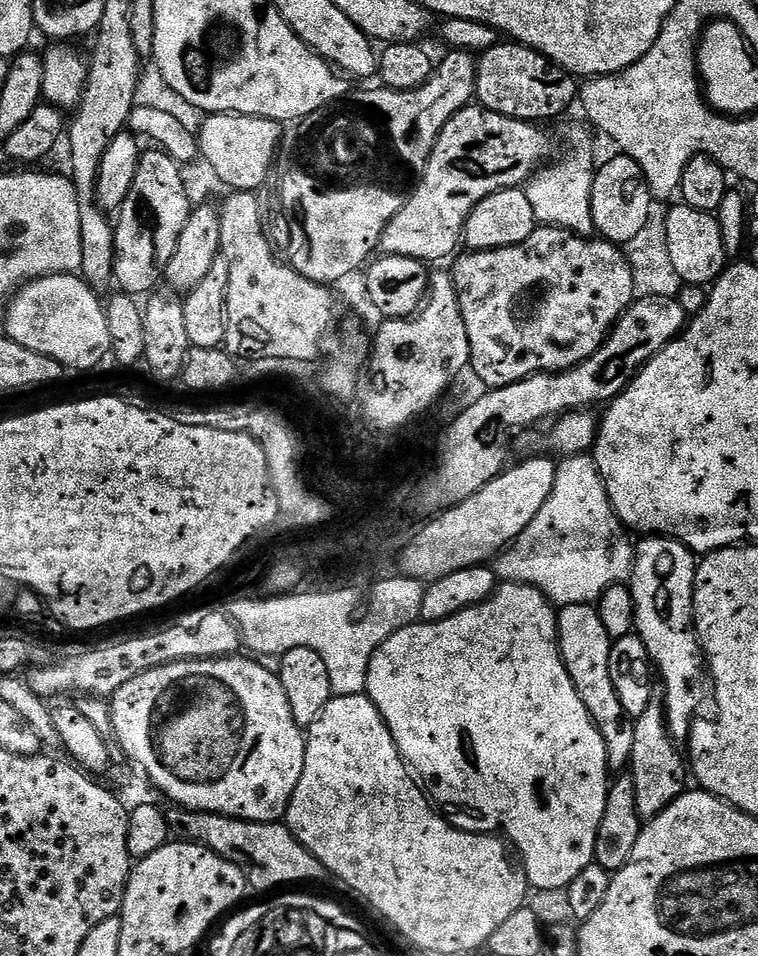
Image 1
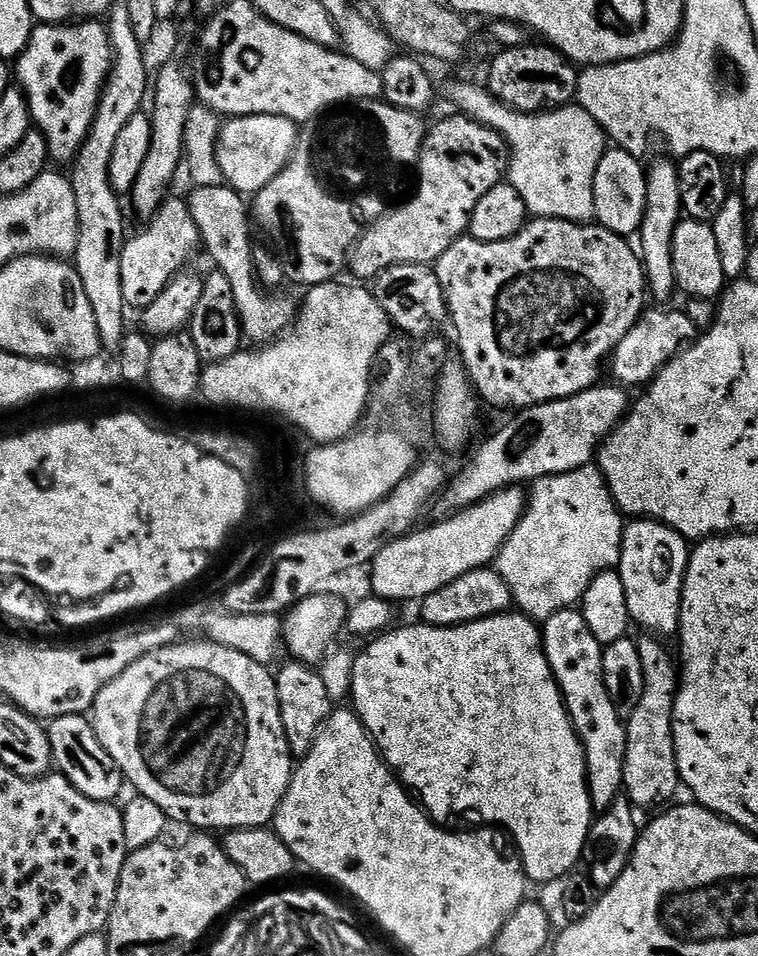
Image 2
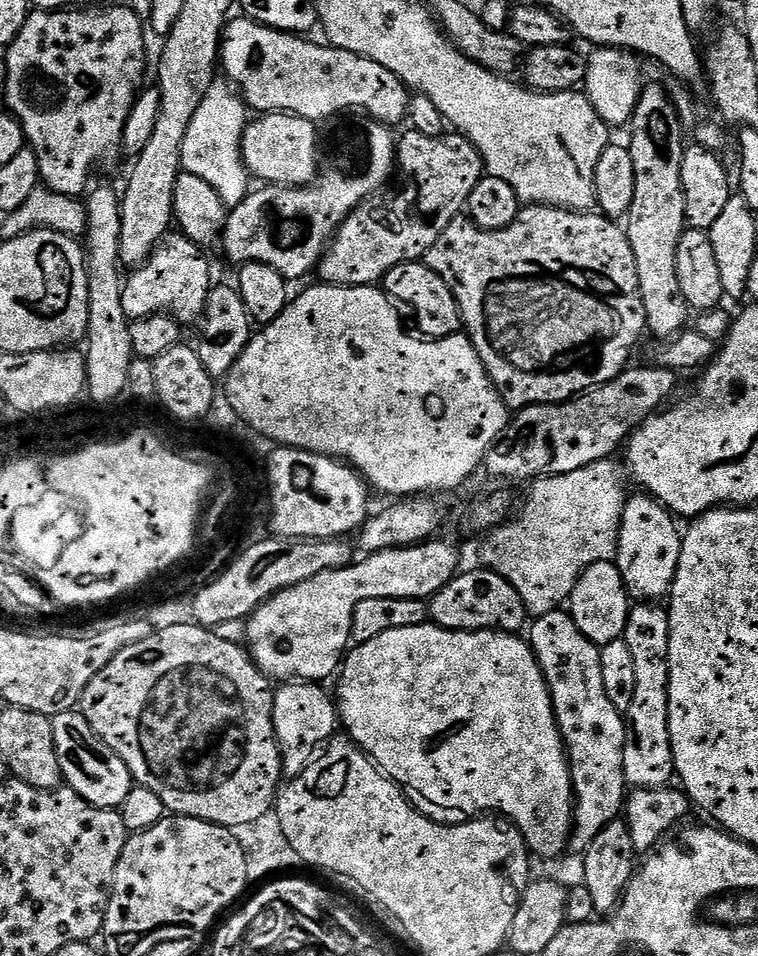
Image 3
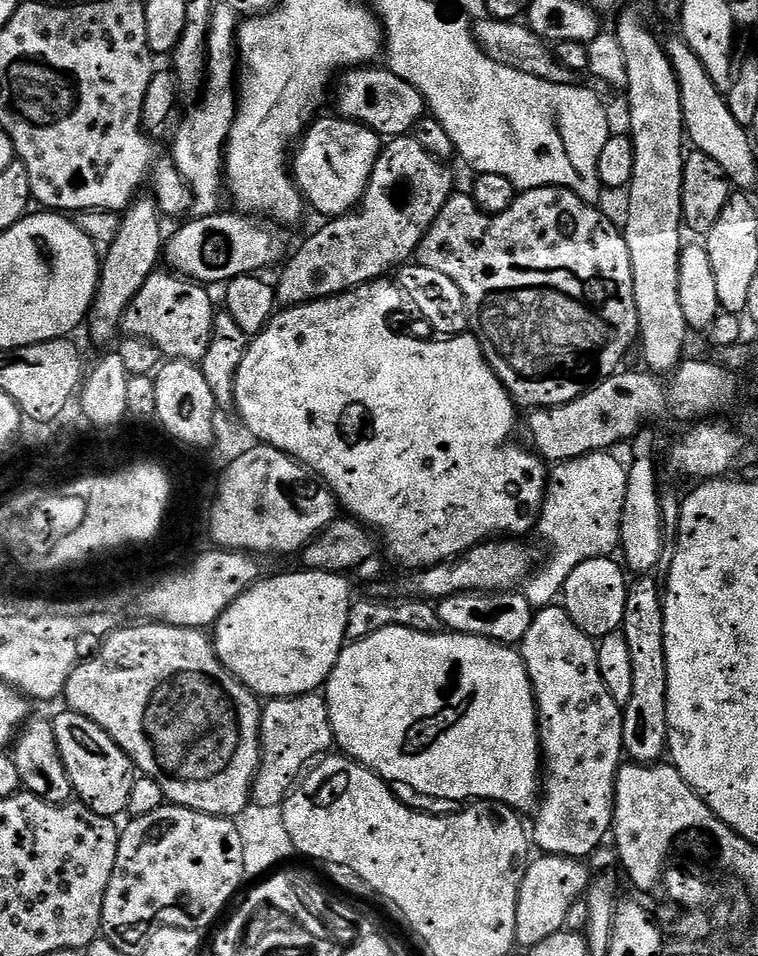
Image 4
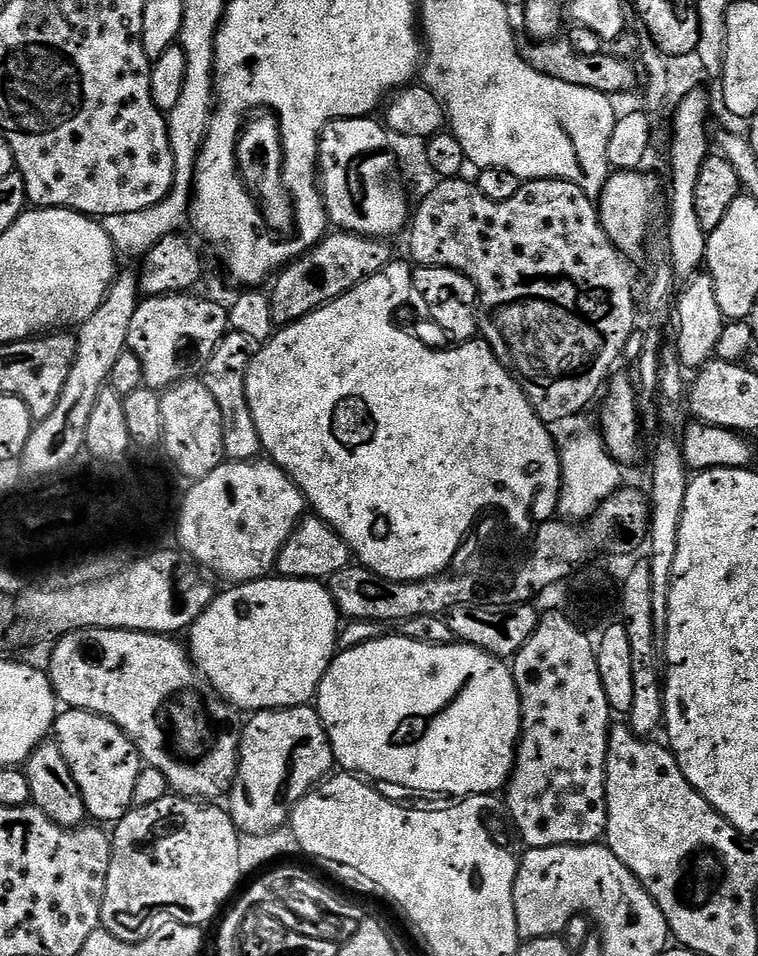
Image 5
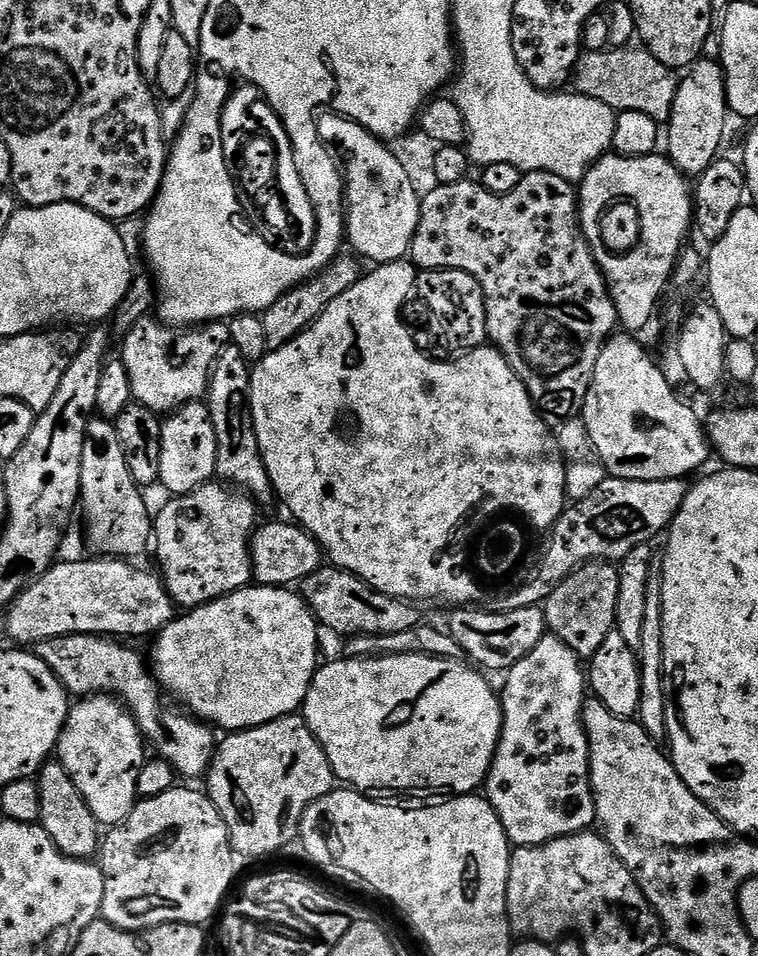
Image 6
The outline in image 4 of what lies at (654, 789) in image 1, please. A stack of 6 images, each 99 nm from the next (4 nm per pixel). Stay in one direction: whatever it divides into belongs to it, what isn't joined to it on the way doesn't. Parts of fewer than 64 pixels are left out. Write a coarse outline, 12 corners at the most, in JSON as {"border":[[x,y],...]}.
{"border":[[628,589],[622,627],[634,694],[623,705],[629,761],[668,747],[664,598]]}

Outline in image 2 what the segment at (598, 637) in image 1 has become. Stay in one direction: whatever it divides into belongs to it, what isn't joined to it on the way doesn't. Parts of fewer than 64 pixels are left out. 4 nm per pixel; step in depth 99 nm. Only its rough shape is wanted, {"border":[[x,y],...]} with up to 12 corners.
{"border":[[583,613],[543,621],[544,653],[588,755],[595,807],[622,796],[628,730]]}

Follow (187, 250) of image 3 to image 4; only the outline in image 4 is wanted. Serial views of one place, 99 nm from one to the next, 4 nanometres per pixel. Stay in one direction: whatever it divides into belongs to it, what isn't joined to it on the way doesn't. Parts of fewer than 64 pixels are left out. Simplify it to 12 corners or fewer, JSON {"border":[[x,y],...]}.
{"border":[[171,270],[146,278],[123,331],[168,360],[204,359],[217,305]]}

